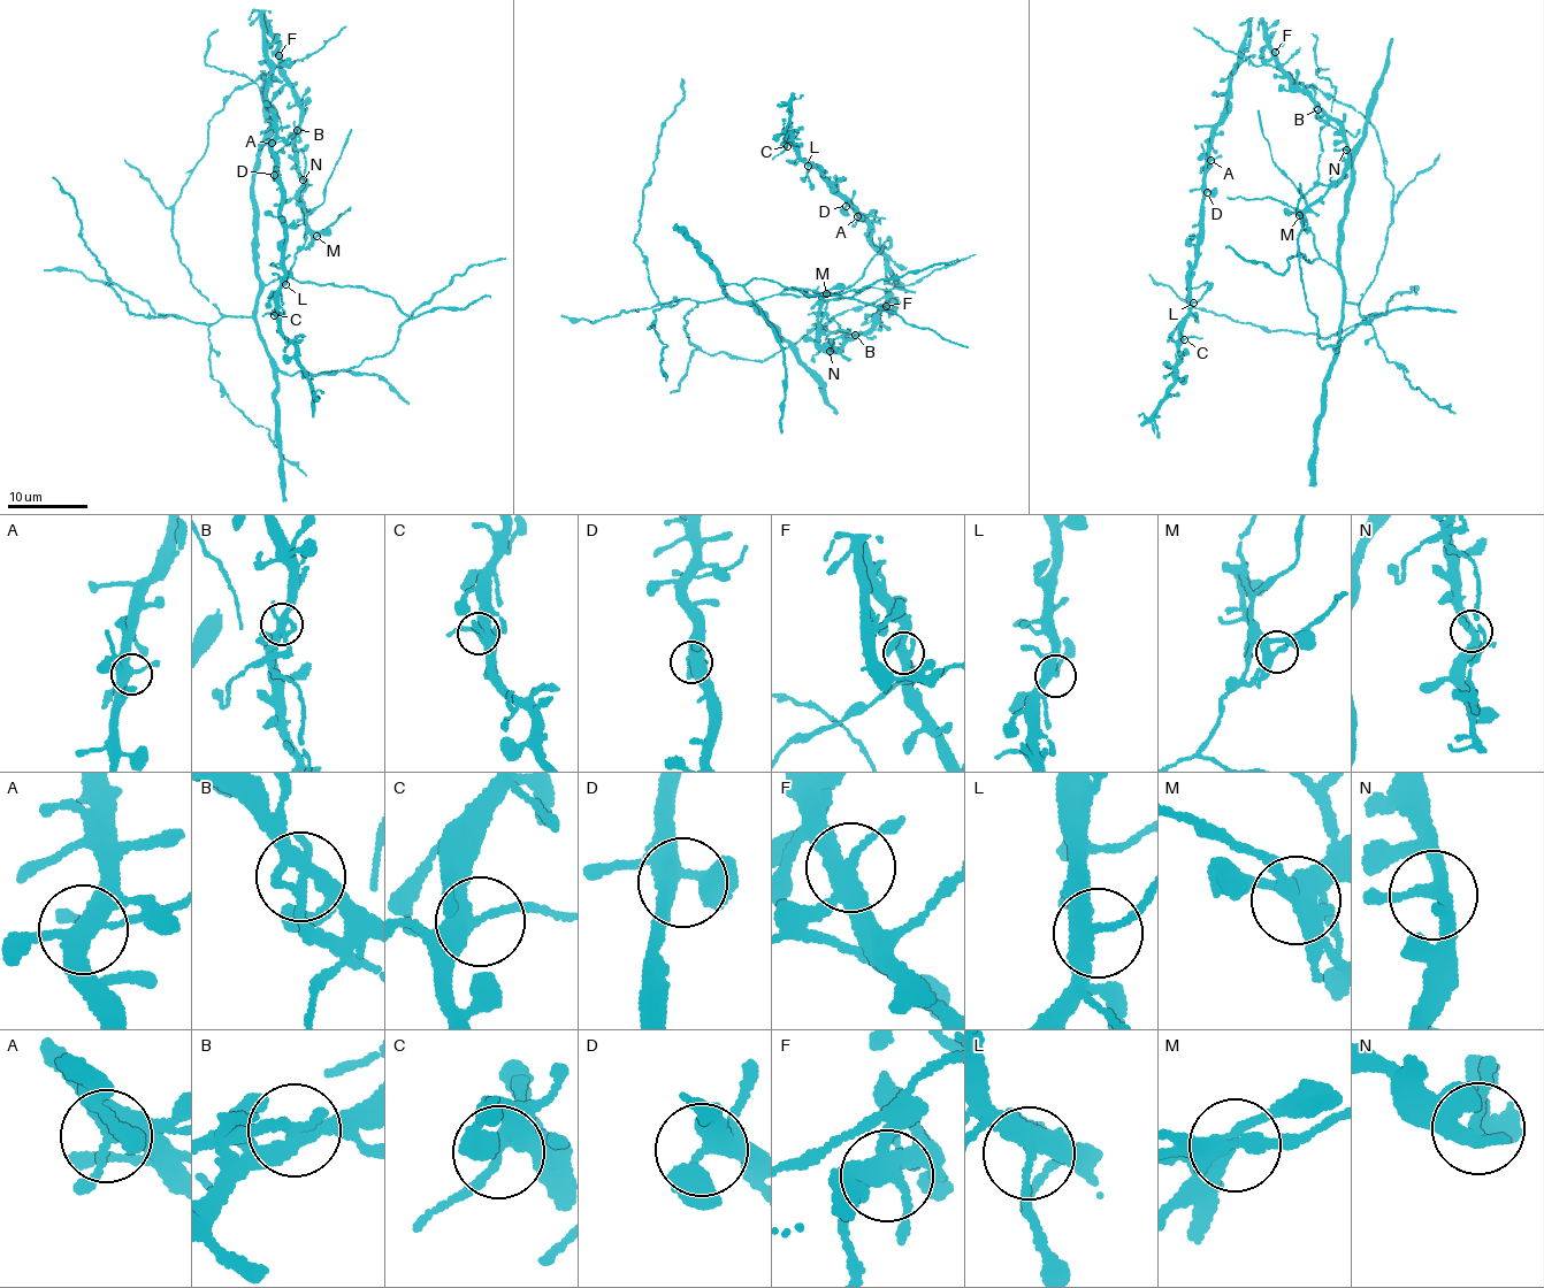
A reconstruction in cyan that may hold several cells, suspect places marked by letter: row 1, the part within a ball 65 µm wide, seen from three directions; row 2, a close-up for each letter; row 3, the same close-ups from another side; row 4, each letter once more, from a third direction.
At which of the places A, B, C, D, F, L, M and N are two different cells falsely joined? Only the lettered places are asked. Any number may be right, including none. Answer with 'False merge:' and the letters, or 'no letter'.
False merge: B, M

